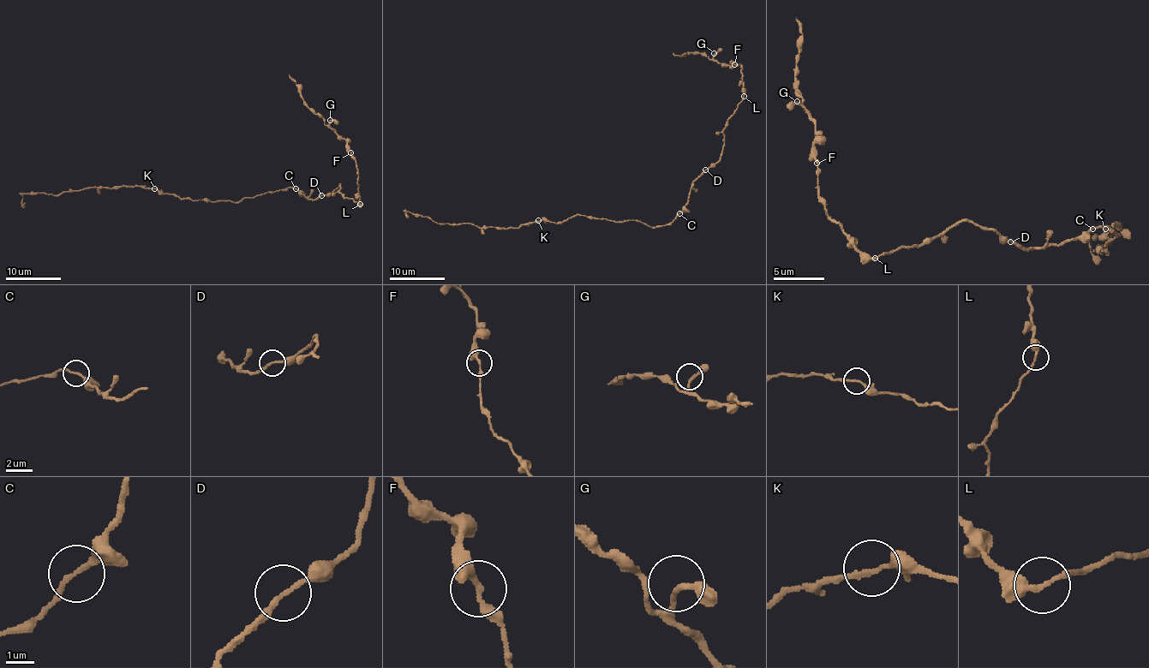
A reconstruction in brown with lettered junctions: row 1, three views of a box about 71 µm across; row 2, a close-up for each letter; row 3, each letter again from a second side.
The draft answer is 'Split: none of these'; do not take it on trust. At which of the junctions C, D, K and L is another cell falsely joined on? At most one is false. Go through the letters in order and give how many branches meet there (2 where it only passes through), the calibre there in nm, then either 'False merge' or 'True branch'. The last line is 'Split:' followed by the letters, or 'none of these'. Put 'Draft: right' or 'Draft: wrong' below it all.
C: Branches: 2. Thickness 180 nm. True branch
D: Branches: 2. Thickness 170 nm. True branch
K: Branches: 2. Thickness 170 nm. True branch
L: Branches: 2. Thickness 280 nm. False merge
Split: L
Draft: wrong

